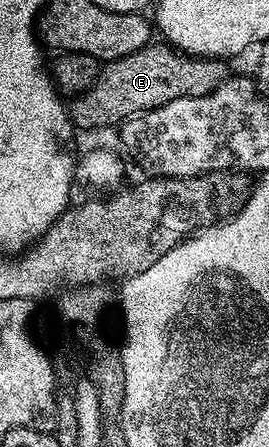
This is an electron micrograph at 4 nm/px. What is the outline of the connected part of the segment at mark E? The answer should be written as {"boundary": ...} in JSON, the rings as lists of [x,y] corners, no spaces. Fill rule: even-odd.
{"boundary":[[[150,43],[123,59],[108,62],[93,86],[68,102],[69,120],[74,126],[78,130],[105,129],[108,125],[117,127],[129,117],[138,117],[155,107],[163,107],[163,103],[207,95],[226,80],[224,60],[195,57],[168,44],[160,44]]]}

